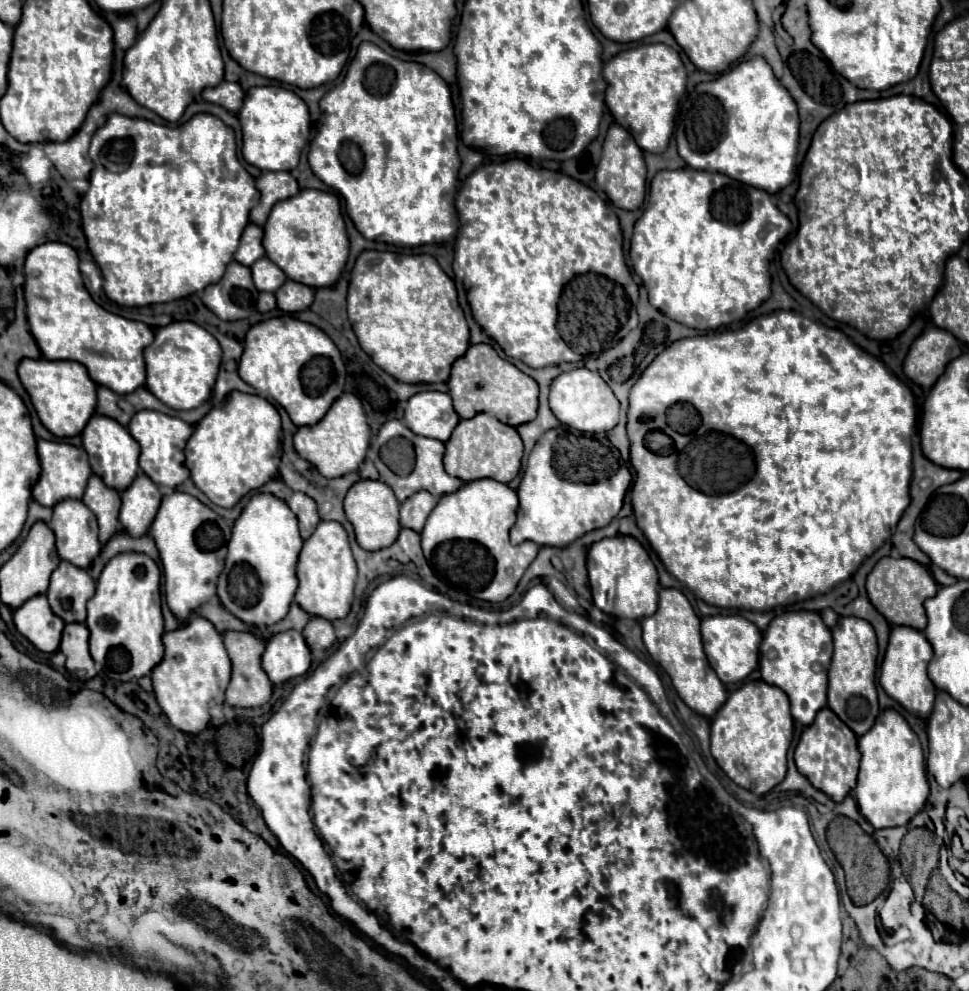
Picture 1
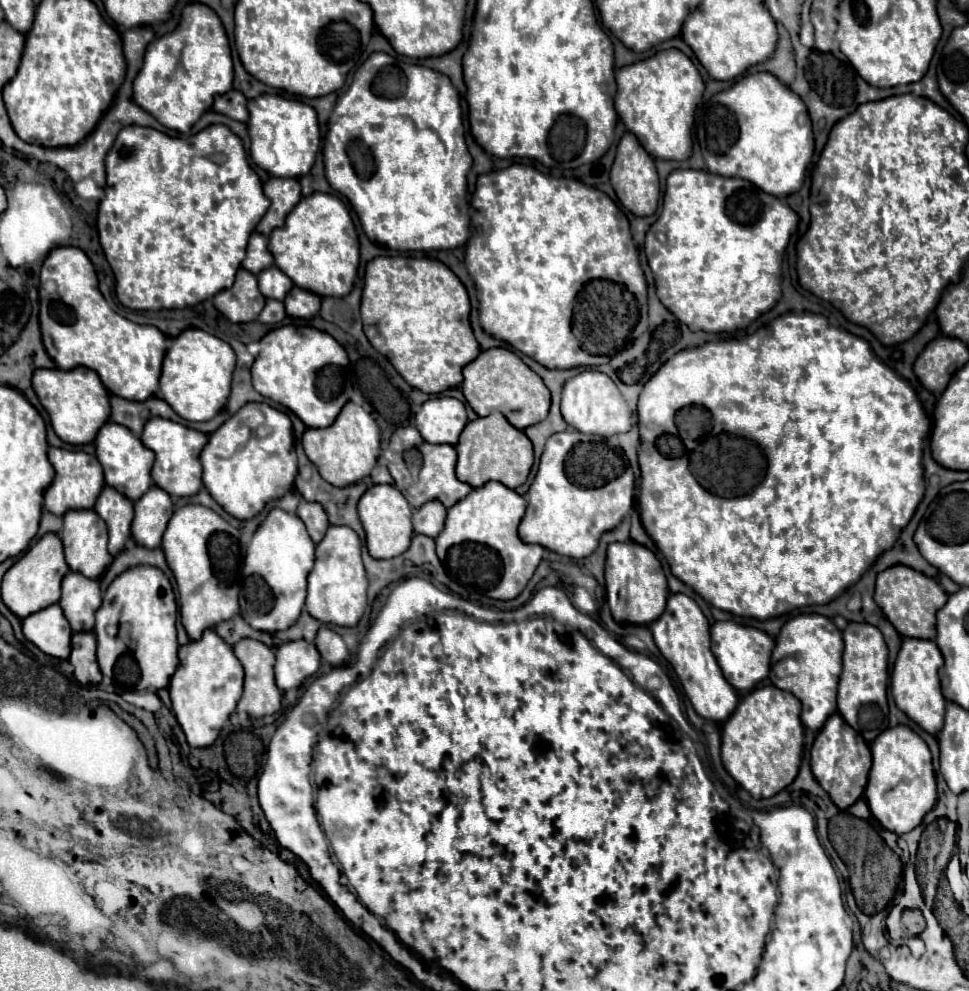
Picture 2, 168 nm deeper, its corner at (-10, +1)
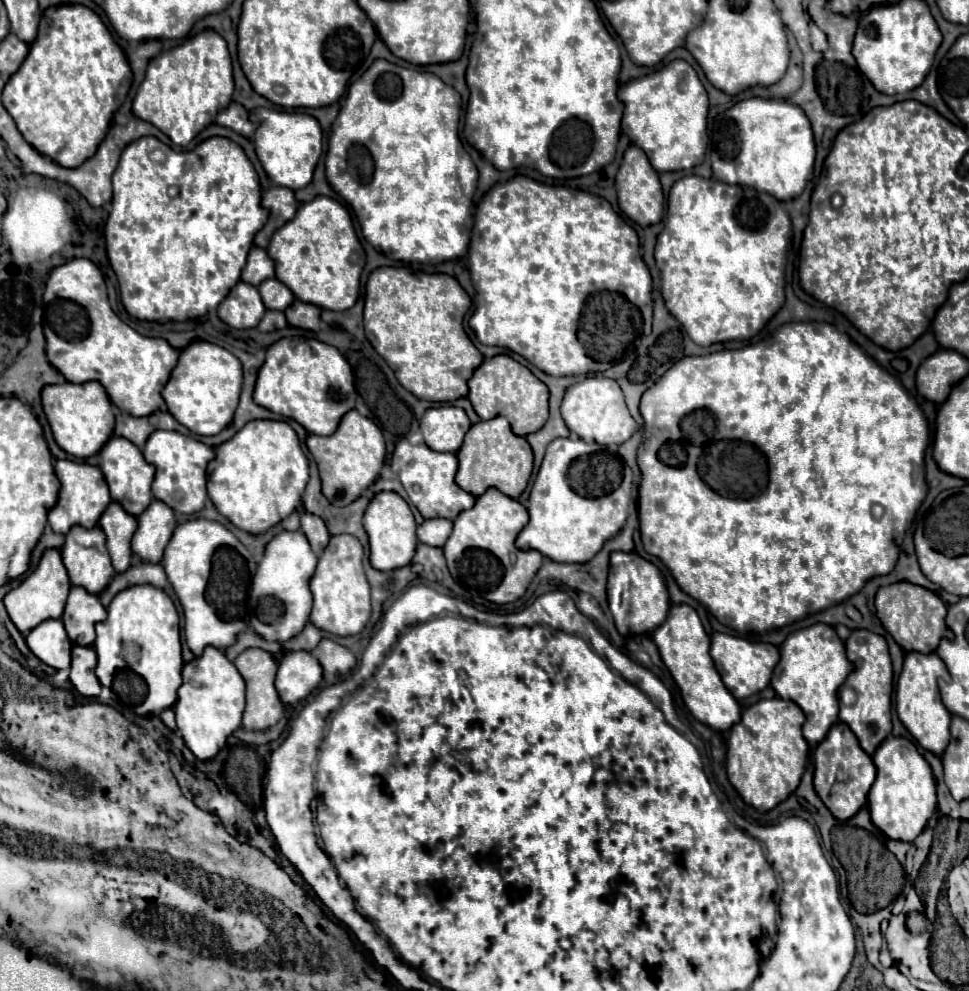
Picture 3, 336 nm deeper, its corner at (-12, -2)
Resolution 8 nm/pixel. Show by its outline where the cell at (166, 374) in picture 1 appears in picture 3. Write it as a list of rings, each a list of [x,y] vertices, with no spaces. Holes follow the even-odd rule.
[[[195,341],[179,351],[179,363],[171,371],[171,379],[161,395],[169,413],[181,425],[185,425],[195,435],[211,437],[221,433],[233,421],[233,413],[239,405],[241,383],[241,361],[233,353],[207,341]]]

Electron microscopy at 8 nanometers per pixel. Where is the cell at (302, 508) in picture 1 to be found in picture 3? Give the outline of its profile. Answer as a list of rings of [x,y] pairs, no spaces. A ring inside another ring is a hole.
[[[311,513],[301,515],[301,533],[307,537],[307,541],[311,543],[311,549],[317,557],[319,557],[319,553],[323,553],[323,549],[329,543],[329,537],[331,537],[323,519],[317,515],[311,515]]]

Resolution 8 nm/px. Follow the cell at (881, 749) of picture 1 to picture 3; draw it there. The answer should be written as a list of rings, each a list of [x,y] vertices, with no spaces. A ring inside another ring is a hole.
[[[887,737],[873,755],[877,779],[868,794],[871,821],[889,839],[911,843],[927,825],[937,809],[936,782],[929,763],[917,747],[903,737]]]

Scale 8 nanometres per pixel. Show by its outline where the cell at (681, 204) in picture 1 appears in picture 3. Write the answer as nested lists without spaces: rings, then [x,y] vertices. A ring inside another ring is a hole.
[[[697,175],[679,179],[667,203],[667,223],[657,237],[655,261],[661,271],[661,293],[669,313],[703,347],[755,337],[785,303],[785,253],[791,237],[791,219],[775,197],[739,185],[727,185]]]

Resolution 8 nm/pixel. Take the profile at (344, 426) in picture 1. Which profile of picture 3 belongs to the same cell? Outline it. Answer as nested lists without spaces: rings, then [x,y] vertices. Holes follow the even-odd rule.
[[[355,409],[341,419],[333,435],[309,435],[307,447],[317,461],[323,495],[337,507],[351,505],[379,477],[379,471],[385,463],[385,439],[381,429],[372,419],[359,415]]]

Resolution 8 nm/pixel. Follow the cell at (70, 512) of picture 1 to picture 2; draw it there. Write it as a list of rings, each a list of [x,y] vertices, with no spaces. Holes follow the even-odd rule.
[[[69,510],[63,516],[65,524],[59,532],[63,546],[65,546],[65,558],[73,572],[85,574],[87,578],[101,578],[101,574],[107,570],[107,566],[113,562],[113,556],[107,550],[107,526],[97,518],[95,510]]]

